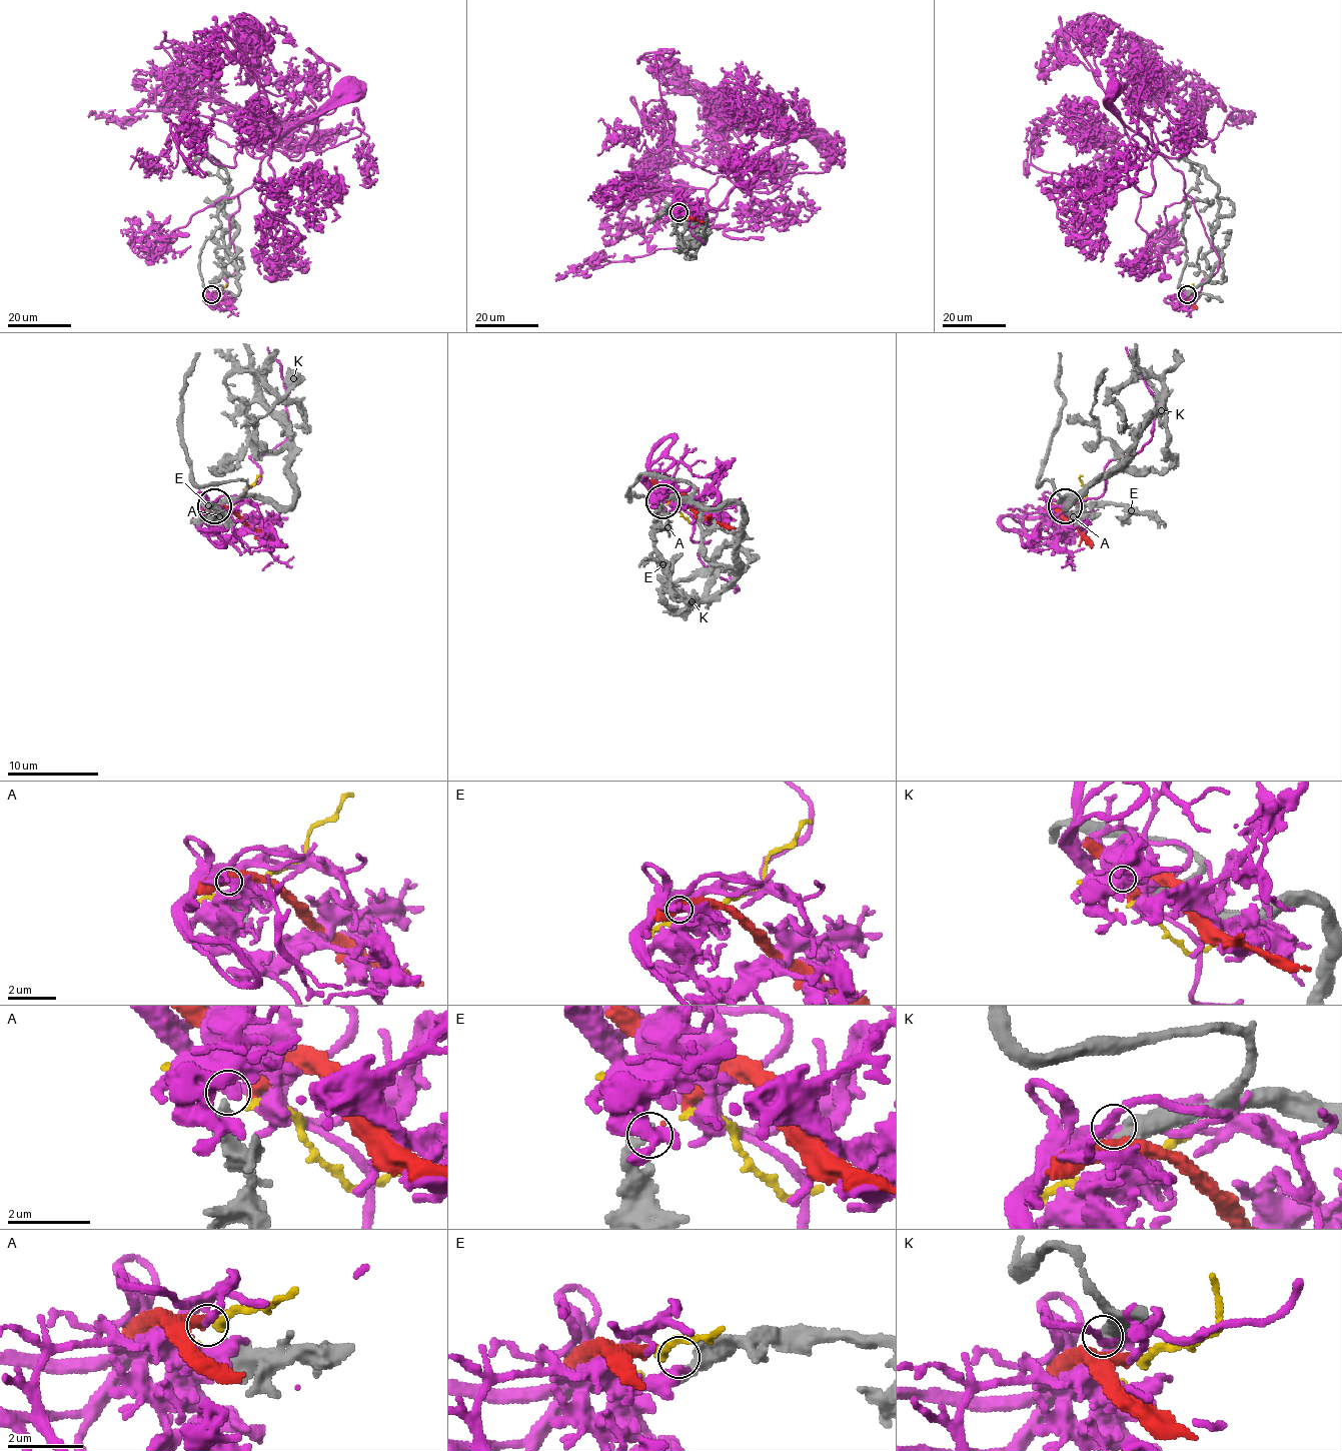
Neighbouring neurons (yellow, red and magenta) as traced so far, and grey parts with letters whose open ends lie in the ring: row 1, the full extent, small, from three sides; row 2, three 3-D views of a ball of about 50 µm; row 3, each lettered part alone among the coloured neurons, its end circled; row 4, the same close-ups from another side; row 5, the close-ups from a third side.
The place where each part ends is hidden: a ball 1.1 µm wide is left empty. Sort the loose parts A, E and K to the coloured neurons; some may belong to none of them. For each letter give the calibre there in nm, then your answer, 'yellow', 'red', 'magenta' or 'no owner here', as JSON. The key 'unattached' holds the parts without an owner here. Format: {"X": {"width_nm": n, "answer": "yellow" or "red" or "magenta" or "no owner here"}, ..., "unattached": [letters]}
{"A": {"width_nm": 280, "answer": "no owner here"}, "E": {"width_nm": 480, "answer": "red"}, "K": {"width_nm": 550, "answer": "no owner here"}, "unattached": ["A", "K"]}

